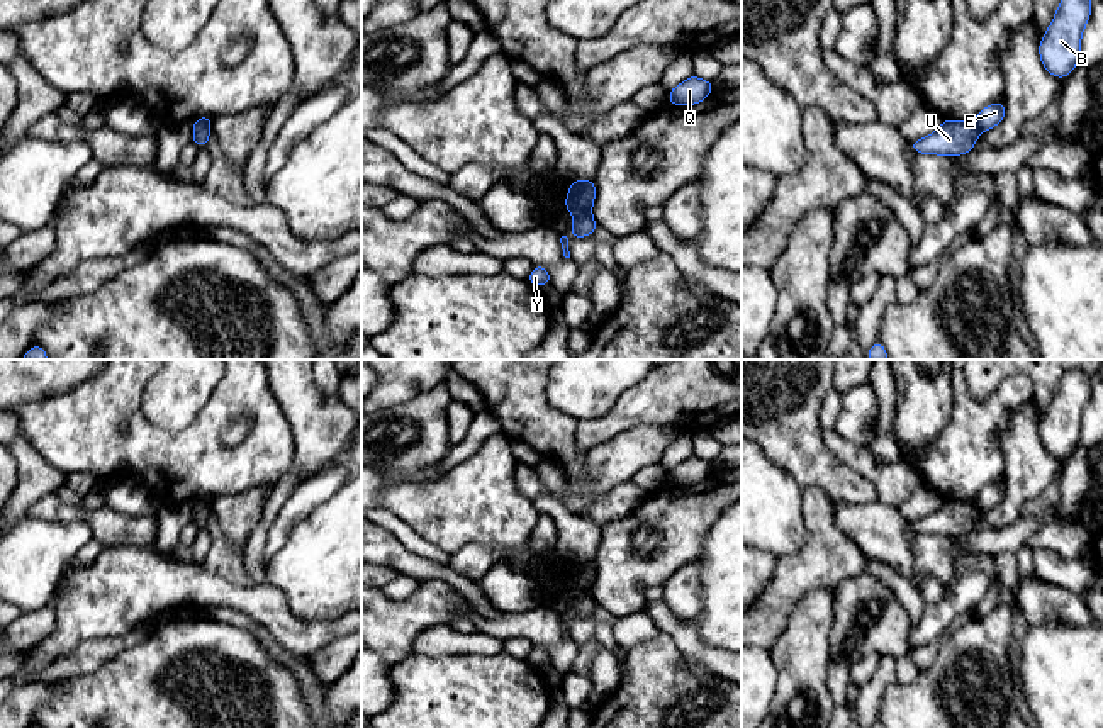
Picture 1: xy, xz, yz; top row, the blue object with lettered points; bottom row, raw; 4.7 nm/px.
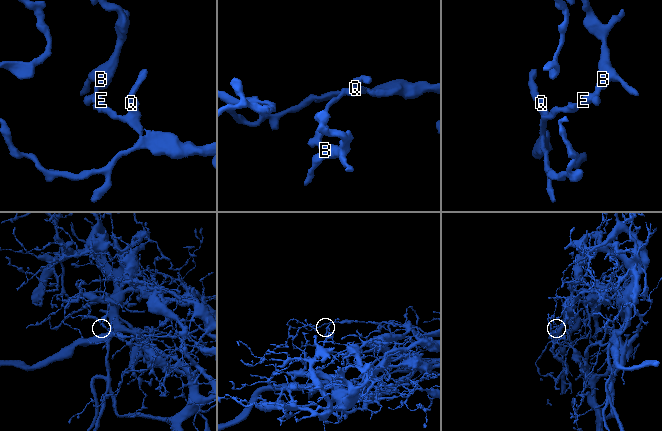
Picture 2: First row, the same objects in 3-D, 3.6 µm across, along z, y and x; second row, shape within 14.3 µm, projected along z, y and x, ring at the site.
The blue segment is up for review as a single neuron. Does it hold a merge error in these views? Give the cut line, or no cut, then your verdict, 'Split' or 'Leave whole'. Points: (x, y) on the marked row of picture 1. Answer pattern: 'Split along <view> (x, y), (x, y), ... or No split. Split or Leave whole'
Split along xz (589, 212), (576, 218). Split

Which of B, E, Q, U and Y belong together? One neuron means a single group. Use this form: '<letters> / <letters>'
B E Y / Q U

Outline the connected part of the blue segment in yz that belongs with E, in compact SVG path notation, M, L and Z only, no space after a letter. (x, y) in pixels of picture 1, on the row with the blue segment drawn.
M1003 100L1003 102L983 107L976 115L974 122L979 127L979 131L988 131L1001 124L1005 117L1006 117L1006 104Z

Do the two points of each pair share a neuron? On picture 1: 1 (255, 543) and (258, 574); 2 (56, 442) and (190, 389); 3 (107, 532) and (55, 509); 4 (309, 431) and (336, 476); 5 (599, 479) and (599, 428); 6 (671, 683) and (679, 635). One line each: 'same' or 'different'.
1: same
2: different
3: same
4: different
5: different
6: different

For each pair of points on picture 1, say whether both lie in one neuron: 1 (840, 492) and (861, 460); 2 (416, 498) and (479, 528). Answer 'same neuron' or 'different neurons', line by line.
1: different neurons
2: same neuron

